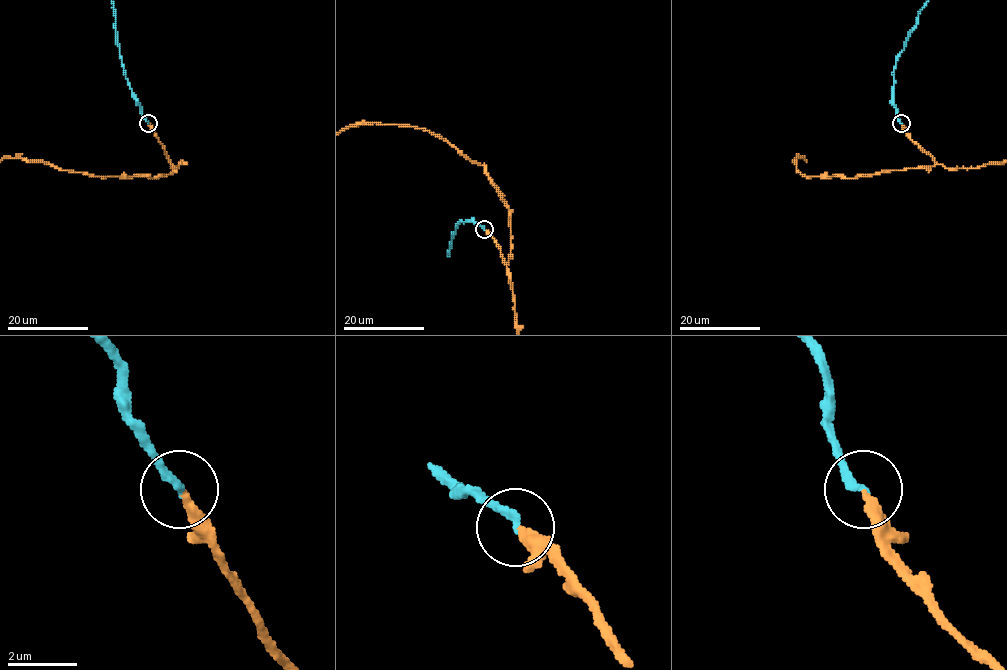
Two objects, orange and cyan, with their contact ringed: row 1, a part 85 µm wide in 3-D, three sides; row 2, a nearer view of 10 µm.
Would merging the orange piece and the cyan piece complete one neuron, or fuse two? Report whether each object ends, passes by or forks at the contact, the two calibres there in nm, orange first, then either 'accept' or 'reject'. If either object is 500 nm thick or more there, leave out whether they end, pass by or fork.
orange ends | cyan ends | 280/240 nm | accept

